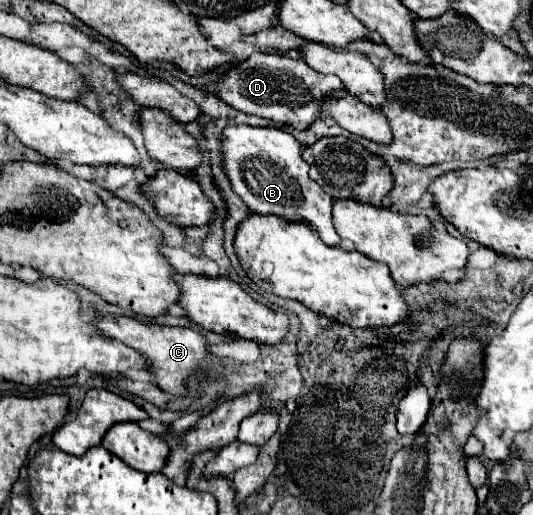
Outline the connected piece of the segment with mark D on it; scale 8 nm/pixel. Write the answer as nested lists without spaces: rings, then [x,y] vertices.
[[[253,53],[247,61],[235,65],[225,75],[223,87],[219,83],[215,91],[237,111],[269,119],[279,127],[295,127],[303,131],[321,117],[321,107],[329,97],[327,93],[335,89],[345,89],[339,77],[319,73],[301,59],[277,53]]]

